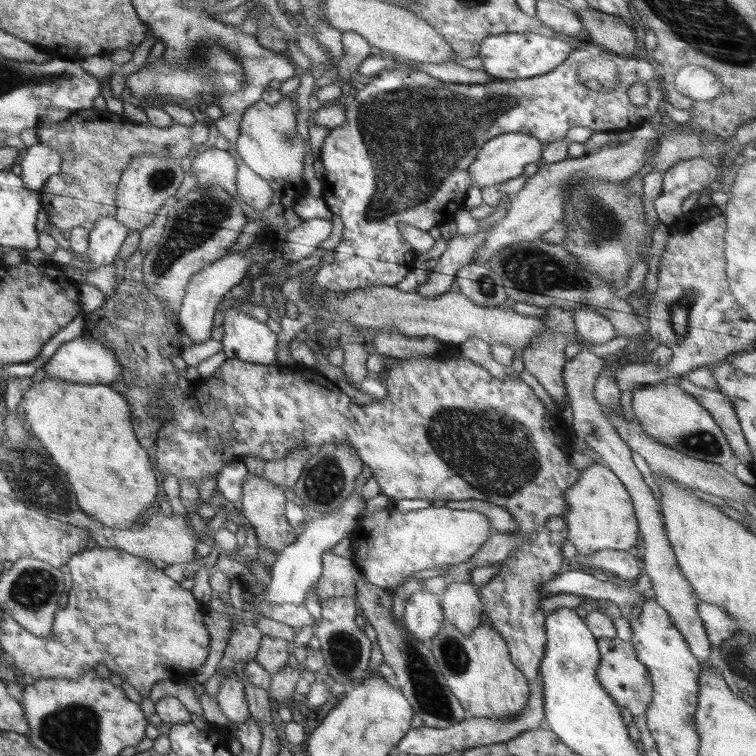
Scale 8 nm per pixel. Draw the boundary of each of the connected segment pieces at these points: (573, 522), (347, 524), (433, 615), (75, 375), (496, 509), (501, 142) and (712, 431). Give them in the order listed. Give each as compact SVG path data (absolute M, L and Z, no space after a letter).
M595 463L581 471L580 478L568 490L565 490L564 501L570 505L566 512L567 539L574 544L577 553L589 557L602 549L631 550L640 544L639 524L632 500L624 483L606 464Z
M354 490L342 508L319 518L307 519L308 527L298 531L296 542L290 543L290 546L285 546L284 550L277 555L271 569L270 584L263 592L263 600L269 604L304 603L308 590L317 583L322 574L323 562L321 558L323 552L332 549L340 540L349 536L350 532L357 526L364 508L366 508L366 501L362 499L360 493L356 493Z
M429 590L412 593L406 601L403 625L418 641L428 641L442 629L441 596Z
M81 337L61 344L49 362L44 366L46 379L50 381L66 381L82 385L108 385L122 378L122 366L118 363L116 354L103 342Z
M450 500L446 502L446 507L457 510L474 510L486 515L490 519L494 532L498 534L510 534L519 526L516 519L508 514L508 510L484 500Z
M504 133L487 140L478 151L474 163L468 167L473 186L478 188L492 186L520 176L527 164L539 160L544 145L535 136L524 133Z
M674 381L646 385L636 390L632 398L632 409L636 421L648 437L686 456L721 465L733 454L724 432L714 422L710 412L702 408L690 394L681 390Z

